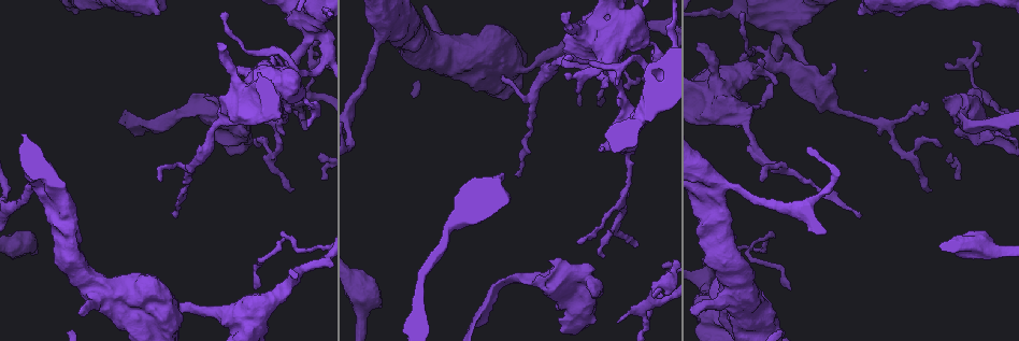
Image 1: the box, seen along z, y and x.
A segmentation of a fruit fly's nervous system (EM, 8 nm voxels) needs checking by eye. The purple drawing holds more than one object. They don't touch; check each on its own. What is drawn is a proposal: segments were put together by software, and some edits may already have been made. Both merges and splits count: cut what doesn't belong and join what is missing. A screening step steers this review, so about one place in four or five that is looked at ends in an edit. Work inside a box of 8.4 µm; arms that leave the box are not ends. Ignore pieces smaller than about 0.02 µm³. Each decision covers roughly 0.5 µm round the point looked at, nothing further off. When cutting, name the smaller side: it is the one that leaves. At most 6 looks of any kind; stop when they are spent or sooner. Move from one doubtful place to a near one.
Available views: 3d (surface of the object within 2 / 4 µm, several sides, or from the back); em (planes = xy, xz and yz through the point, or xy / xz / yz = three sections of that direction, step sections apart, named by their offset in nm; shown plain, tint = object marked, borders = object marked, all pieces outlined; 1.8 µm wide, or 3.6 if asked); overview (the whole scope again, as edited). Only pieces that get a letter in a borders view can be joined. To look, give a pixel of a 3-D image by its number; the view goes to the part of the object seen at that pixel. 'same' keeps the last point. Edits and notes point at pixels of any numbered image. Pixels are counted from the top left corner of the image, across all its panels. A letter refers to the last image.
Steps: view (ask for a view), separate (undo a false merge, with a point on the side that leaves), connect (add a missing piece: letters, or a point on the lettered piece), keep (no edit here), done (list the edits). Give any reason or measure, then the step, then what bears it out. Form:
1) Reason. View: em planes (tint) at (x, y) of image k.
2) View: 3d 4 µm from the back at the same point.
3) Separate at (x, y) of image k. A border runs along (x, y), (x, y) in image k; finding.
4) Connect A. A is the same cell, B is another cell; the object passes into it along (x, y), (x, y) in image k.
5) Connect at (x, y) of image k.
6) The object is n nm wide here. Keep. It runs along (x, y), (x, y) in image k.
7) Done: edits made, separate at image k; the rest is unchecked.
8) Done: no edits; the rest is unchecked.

Free end. View: em xz step 4 (borders) at (832, 66) of image 1.

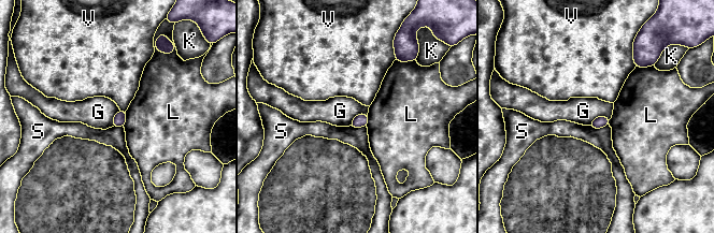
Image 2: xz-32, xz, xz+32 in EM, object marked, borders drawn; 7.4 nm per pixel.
Keep. G, K, L, S and V are other cells; no lettered piece goes on from it.

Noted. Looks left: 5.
A narrow waist. View: 3d 4 µm at (785, 26) of image 1.

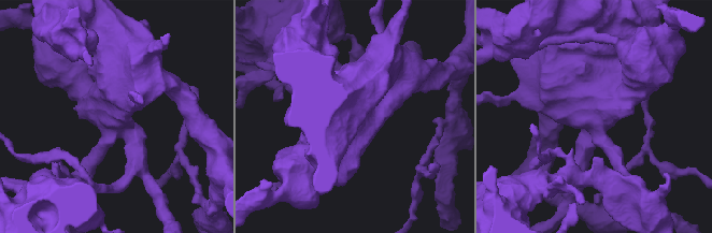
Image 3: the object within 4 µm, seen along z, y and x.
View: em planes (borders) at (594, 118) of image 3.

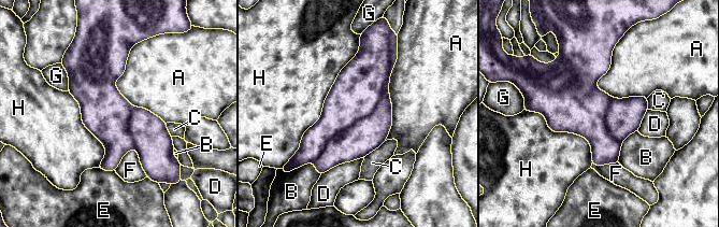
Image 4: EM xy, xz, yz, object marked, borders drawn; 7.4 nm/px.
Separate at (356, 93) of image 4. A, B, C, D, E, F, G and H are other cells; a border runs along (386, 87), (314, 161) in image 4; a second neuron is stuck on.

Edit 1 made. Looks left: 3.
View: em planes (borders) at (256, 289) of image 1.

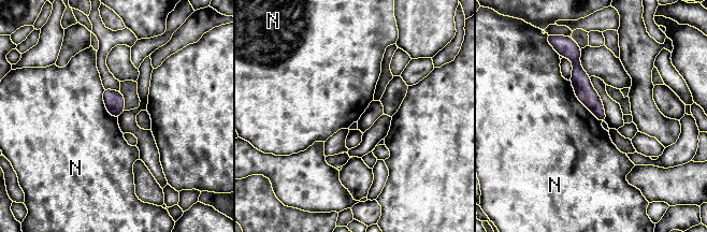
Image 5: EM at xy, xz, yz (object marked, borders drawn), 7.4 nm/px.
Keep. N is another cell; none of them fits.

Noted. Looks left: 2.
Done: edits made, separate at image 4; the rest is unchecked.

